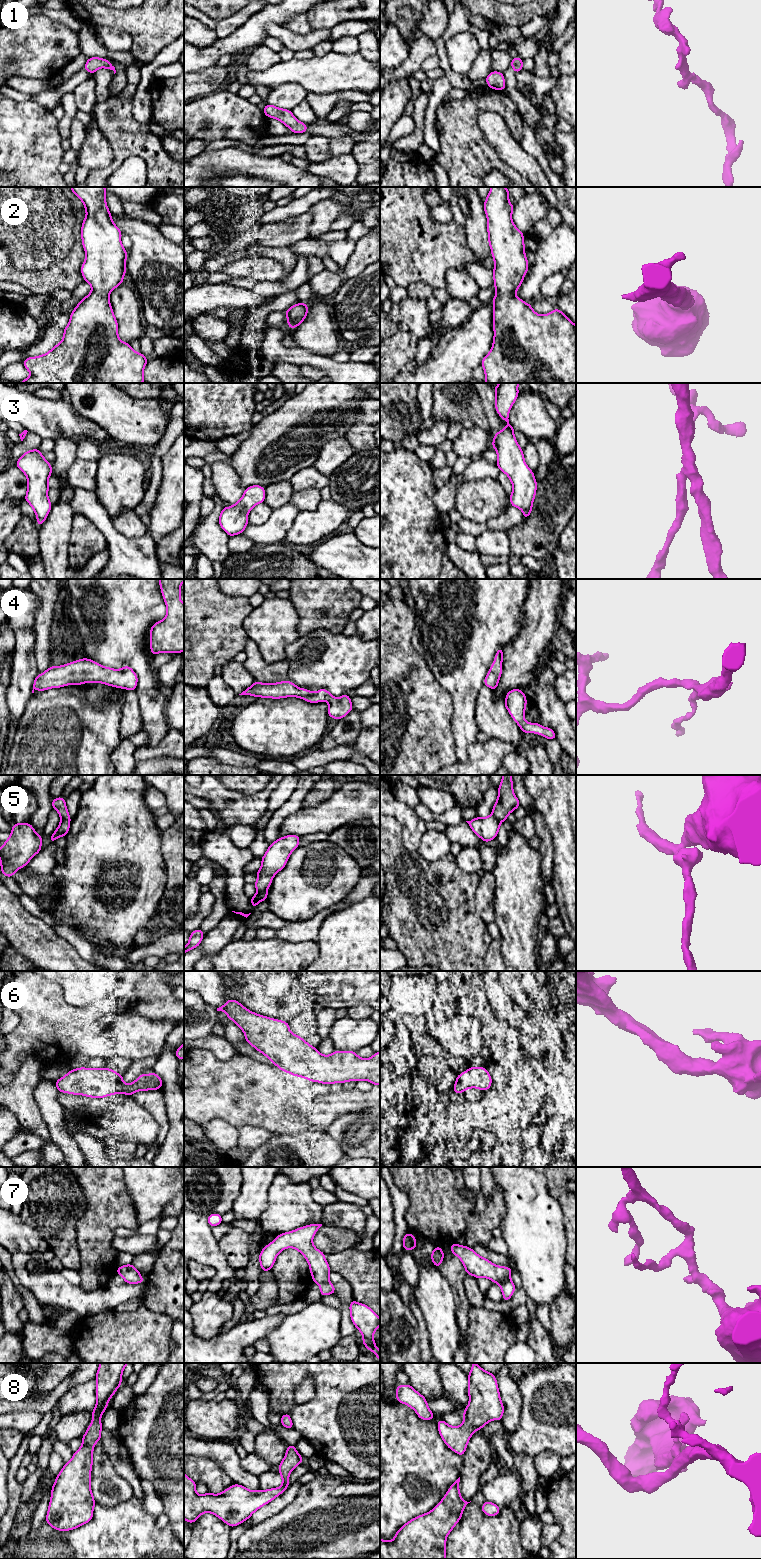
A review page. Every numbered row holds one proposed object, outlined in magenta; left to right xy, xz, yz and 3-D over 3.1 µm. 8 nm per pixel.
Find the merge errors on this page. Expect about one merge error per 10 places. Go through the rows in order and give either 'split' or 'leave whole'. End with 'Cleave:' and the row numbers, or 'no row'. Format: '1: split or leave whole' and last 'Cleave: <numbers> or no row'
1: leave whole
2: leave whole
3: leave whole
4: leave whole
5: split
6: leave whole
7: leave whole
8: leave whole
Cleave: 5

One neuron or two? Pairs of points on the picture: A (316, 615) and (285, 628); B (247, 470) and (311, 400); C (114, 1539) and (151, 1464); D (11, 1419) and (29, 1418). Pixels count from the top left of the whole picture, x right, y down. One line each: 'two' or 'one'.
A: two
B: one
C: two
D: one

